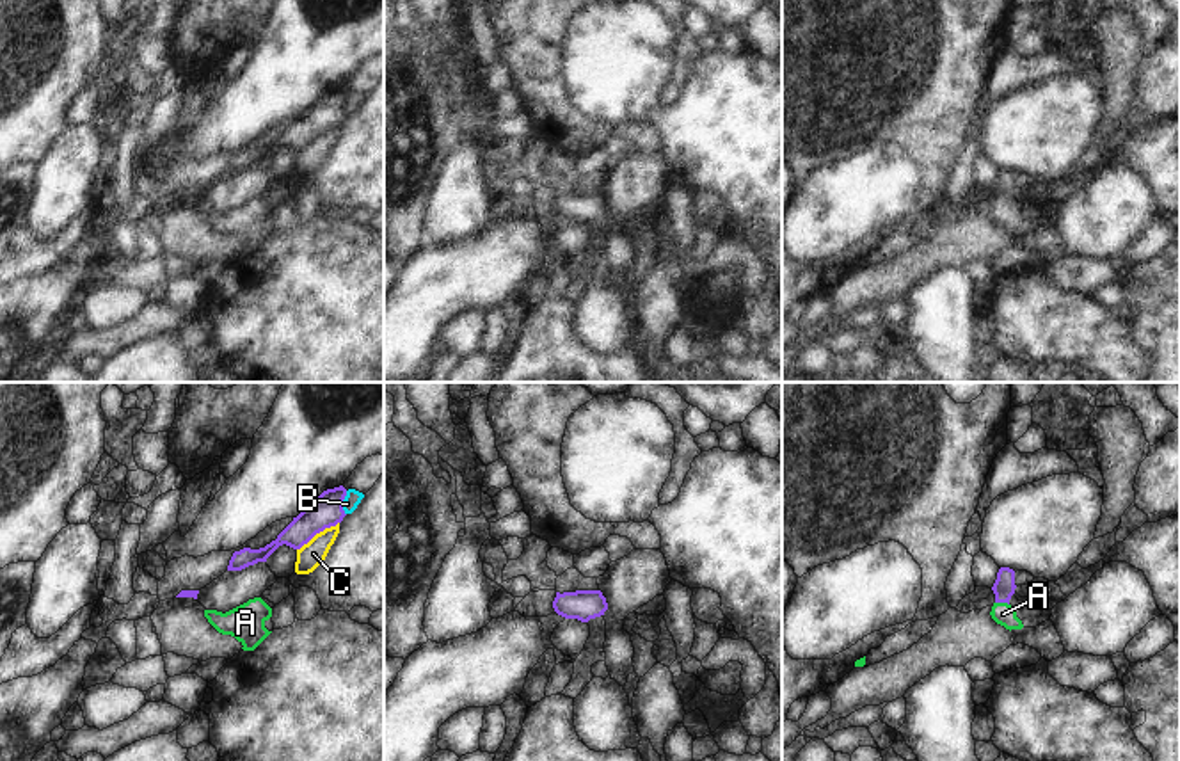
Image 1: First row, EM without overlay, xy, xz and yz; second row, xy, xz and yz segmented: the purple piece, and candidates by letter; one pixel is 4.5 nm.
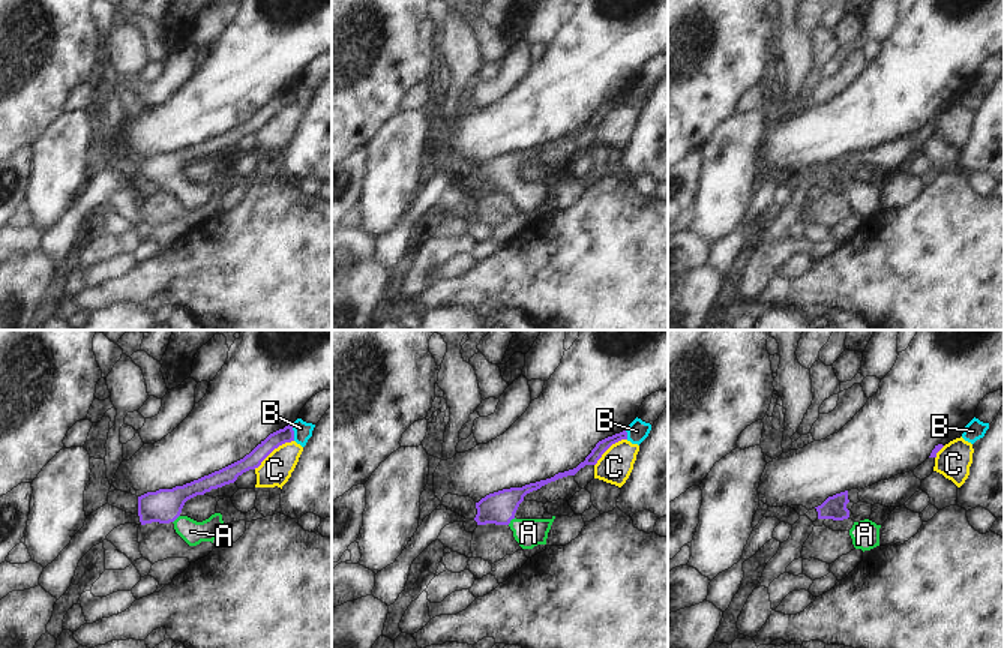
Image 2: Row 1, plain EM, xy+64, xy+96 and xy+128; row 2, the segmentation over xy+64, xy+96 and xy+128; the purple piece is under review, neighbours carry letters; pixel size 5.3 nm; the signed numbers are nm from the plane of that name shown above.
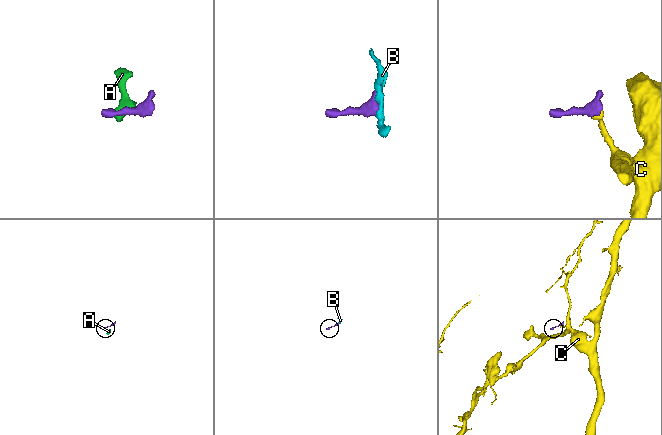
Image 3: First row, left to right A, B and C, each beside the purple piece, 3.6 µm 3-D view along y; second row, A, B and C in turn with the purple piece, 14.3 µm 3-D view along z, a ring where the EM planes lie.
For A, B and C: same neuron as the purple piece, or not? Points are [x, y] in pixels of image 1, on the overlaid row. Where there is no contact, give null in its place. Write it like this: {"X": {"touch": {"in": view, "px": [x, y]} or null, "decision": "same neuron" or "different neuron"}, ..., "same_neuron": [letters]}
{"A": {"touch": {"in": "yz", "px": [1003, 601]}, "decision": "same neuron"}, "B": {"touch": {"in": "xy", "px": [342, 504]}, "decision": "different neuron"}, "C": {"touch": {"in": "xy", "px": [317, 532]}, "decision": "different neuron"}, "same_neuron": ["A"]}

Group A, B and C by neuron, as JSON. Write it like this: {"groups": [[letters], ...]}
{"groups": [["A"], ["B"], ["C"]]}

